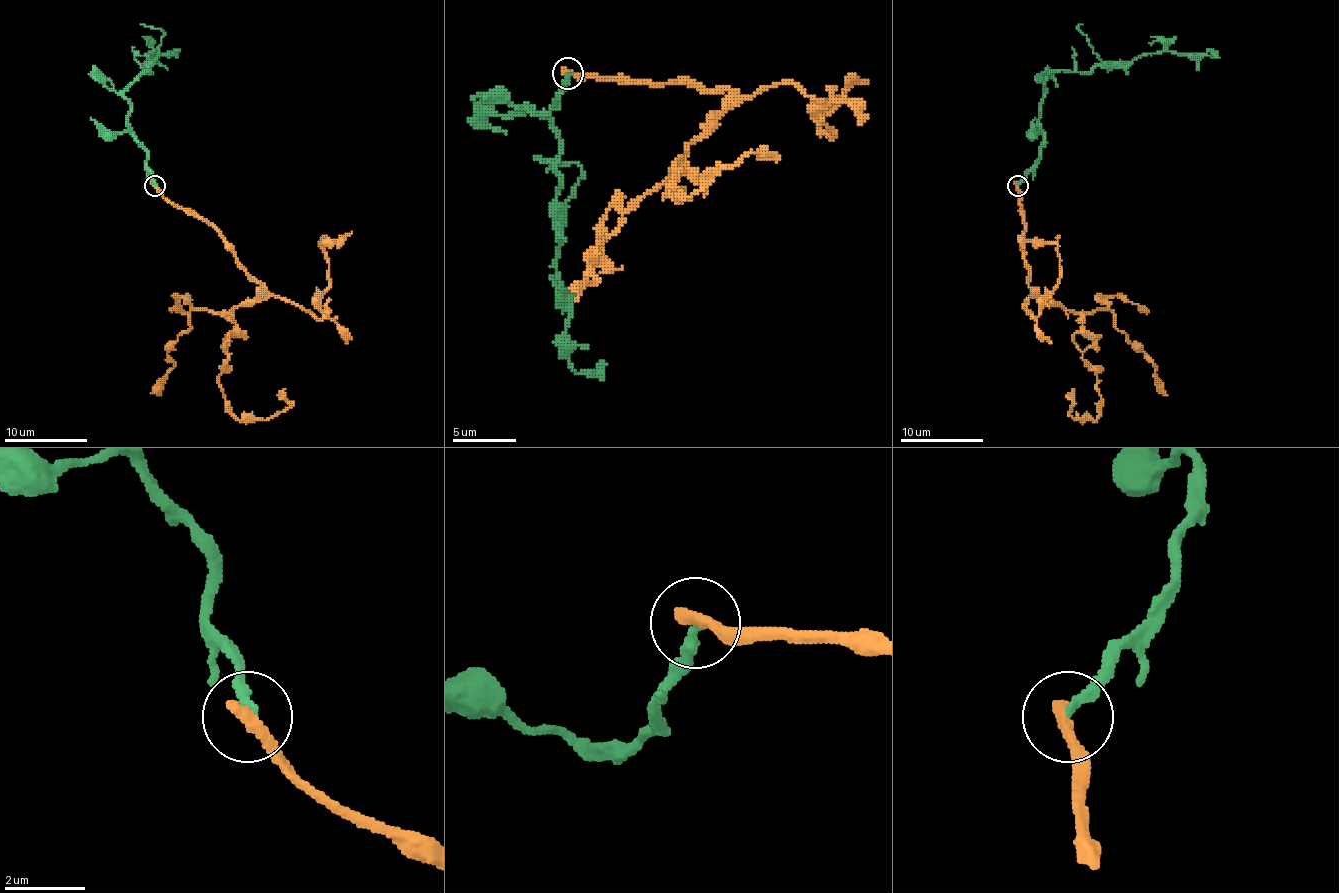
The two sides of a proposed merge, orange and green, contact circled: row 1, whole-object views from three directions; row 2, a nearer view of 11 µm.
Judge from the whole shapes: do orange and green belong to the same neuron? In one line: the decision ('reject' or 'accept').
reject

